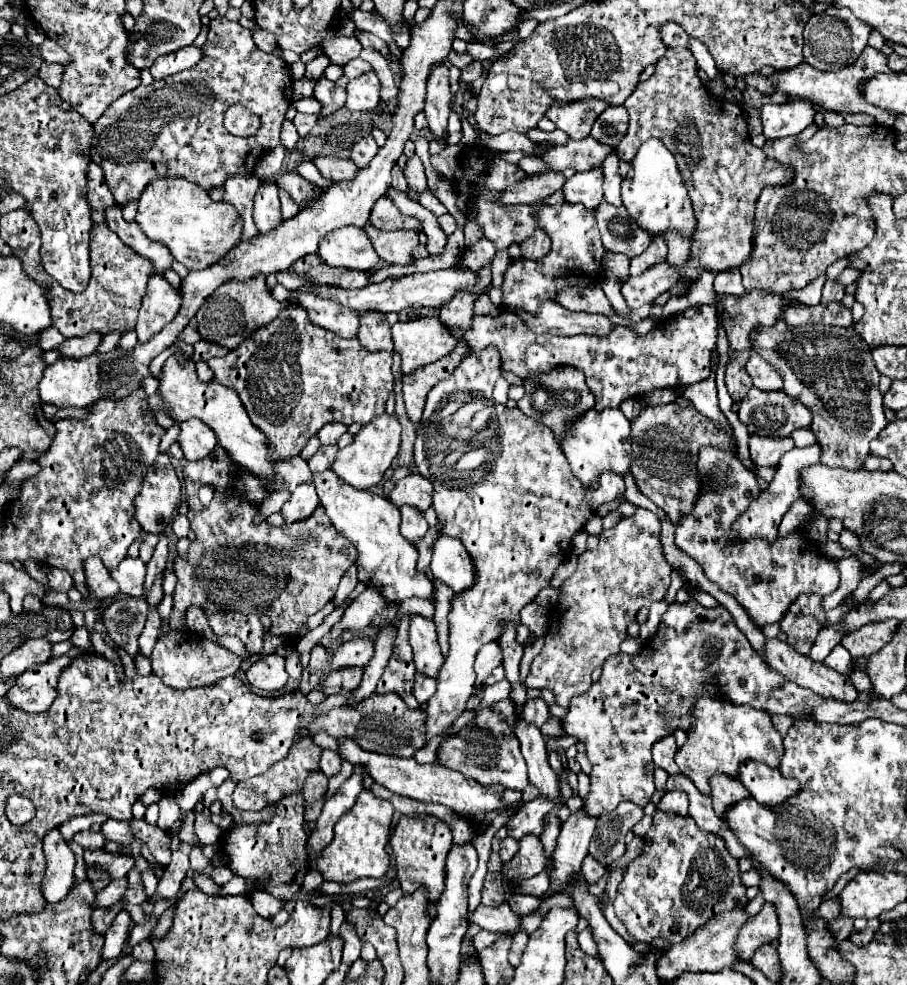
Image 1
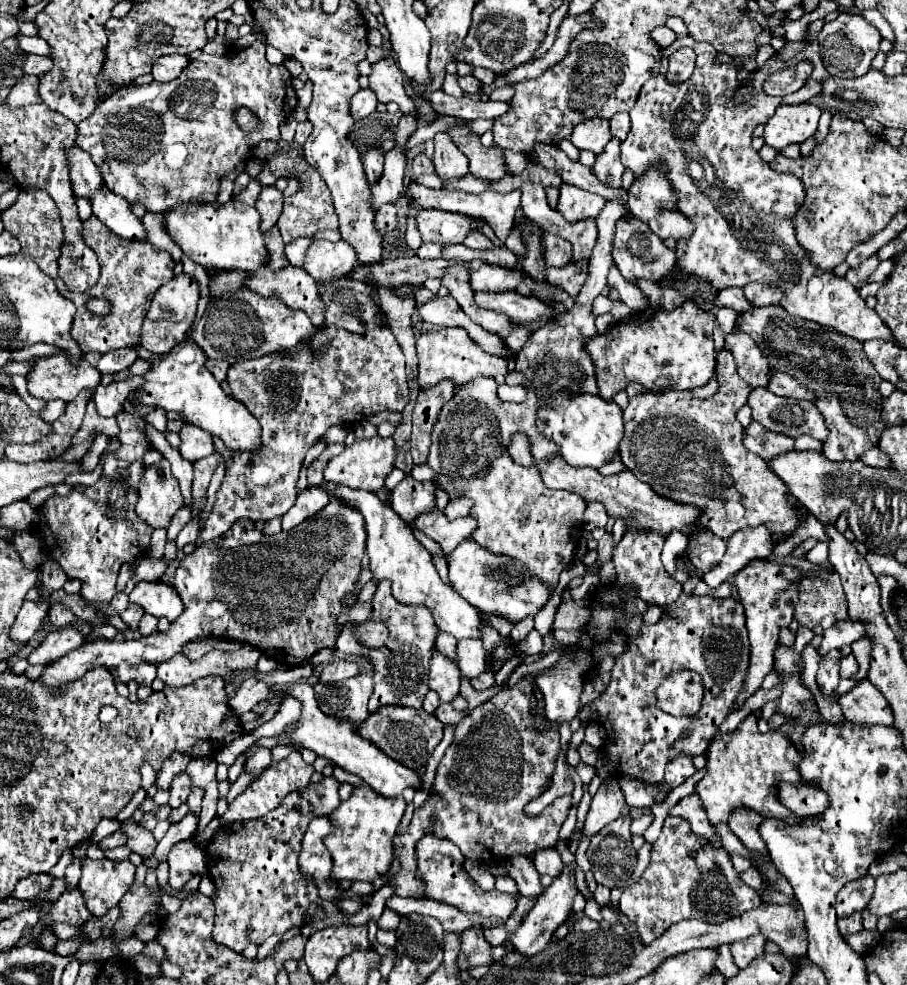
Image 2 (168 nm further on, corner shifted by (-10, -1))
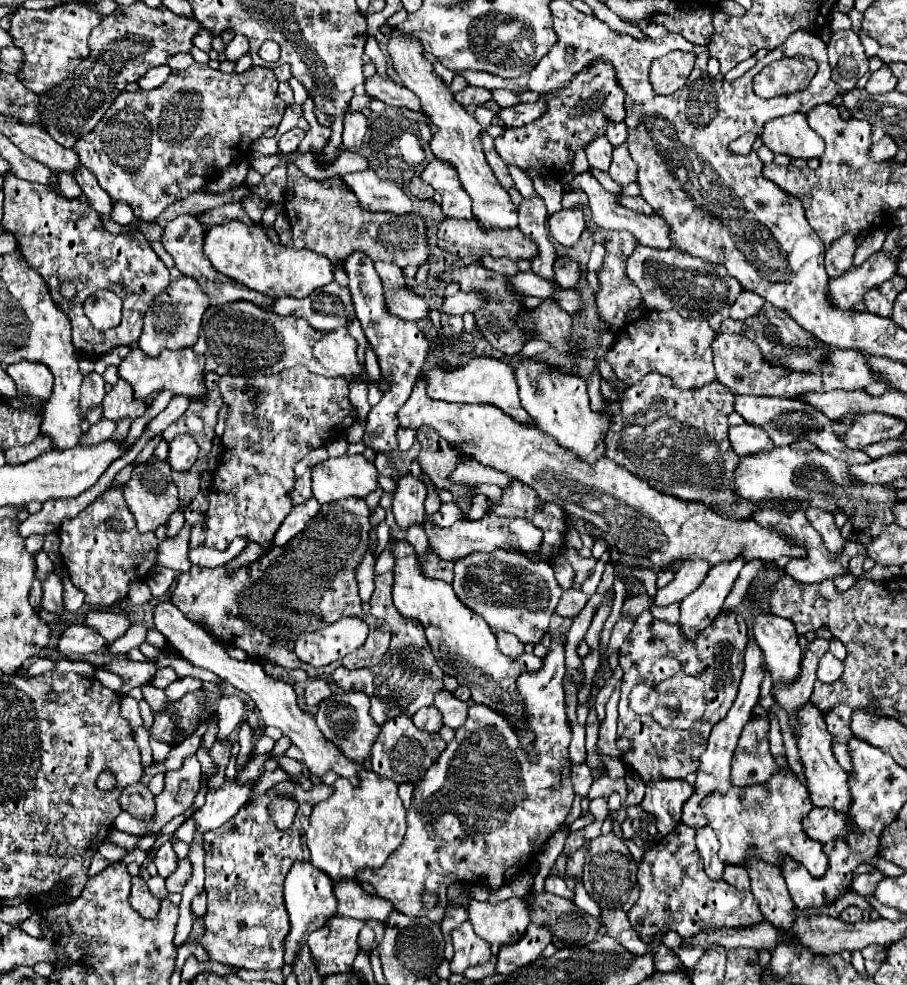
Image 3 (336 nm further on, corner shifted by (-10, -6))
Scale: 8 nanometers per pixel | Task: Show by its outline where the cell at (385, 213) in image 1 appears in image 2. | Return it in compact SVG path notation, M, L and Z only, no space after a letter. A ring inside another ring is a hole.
M421 210L417 216L423 242L435 242L439 246L463 244L471 230L477 230L473 218L443 210Z

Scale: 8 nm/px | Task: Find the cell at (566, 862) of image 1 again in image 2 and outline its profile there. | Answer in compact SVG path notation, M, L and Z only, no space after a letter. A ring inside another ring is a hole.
M563 872L559 878L553 880L553 884L537 898L535 906L523 916L521 926L511 934L511 946L513 952L521 954L521 956L533 956L537 952L541 952L553 938L553 932L565 922L567 914L573 908L573 896L577 894L577 884L575 884L575 876L573 872Z

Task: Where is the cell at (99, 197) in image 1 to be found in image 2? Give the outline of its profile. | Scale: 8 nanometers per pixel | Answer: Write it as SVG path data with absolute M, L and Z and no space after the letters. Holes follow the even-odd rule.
M71 146L71 150L67 150L67 162L71 162L71 186L75 190L75 196L89 198L99 188L103 188L101 172L85 150Z

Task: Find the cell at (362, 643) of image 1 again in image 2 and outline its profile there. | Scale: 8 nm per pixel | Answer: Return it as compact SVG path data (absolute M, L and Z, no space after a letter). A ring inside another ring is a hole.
M333 660L329 662L321 674L319 674L319 682L323 684L329 684L329 682L339 682L339 680L345 680L345 678L351 678L359 672L357 664L355 662L349 662L349 660Z

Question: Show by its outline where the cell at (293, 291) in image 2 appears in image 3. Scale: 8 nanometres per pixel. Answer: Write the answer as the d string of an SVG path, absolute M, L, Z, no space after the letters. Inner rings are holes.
M179 215L177 219L169 221L167 227L163 229L163 247L173 255L175 259L175 267L183 273L183 275L191 275L193 279L199 281L199 285L203 287L203 291L207 293L211 305L225 305L225 303L231 303L231 301L253 301L255 305L259 305L261 309L265 311L271 311L271 307L275 305L275 297L269 297L269 295L263 295L259 291L253 291L249 287L241 287L241 283L235 283L233 279L225 277L225 275L219 275L219 271L209 263L207 257L203 257L203 251L201 251L201 245L203 245L203 223L199 223L199 215Z

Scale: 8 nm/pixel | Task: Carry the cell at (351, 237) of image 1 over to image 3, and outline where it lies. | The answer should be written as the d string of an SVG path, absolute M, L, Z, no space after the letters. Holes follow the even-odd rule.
M225 221L211 227L203 239L203 255L213 263L213 267L225 277L255 289L271 297L297 297L303 299L311 291L325 287L333 281L333 263L329 257L319 255L311 249L293 249L271 243L261 225L245 225L241 221Z

